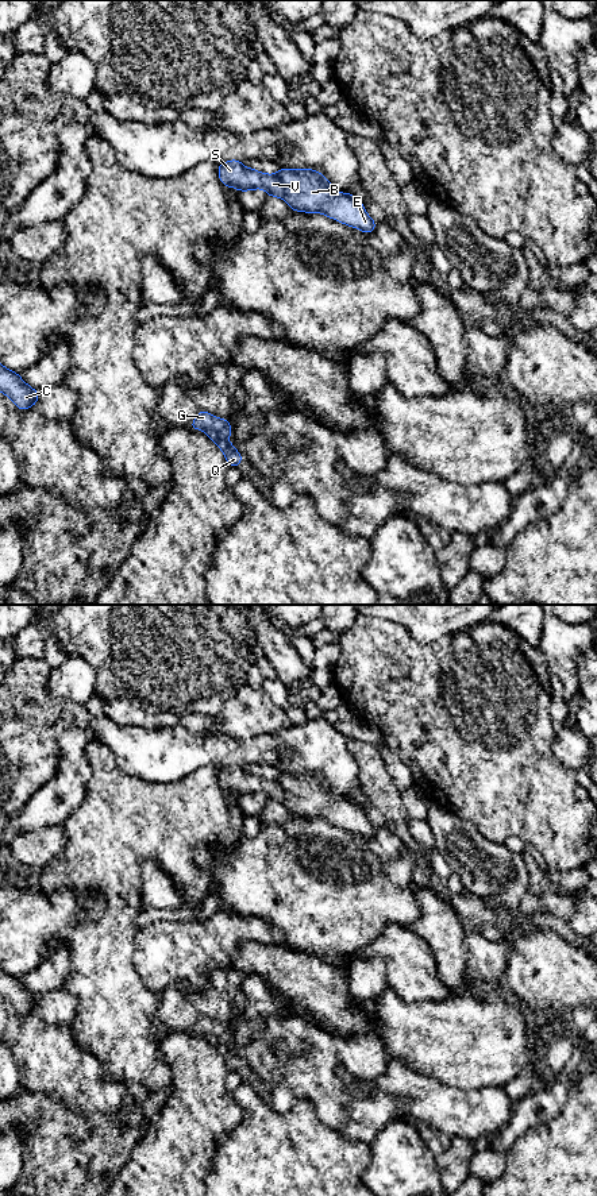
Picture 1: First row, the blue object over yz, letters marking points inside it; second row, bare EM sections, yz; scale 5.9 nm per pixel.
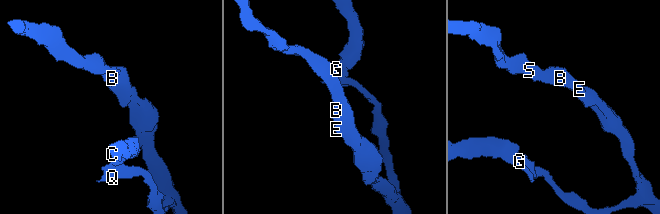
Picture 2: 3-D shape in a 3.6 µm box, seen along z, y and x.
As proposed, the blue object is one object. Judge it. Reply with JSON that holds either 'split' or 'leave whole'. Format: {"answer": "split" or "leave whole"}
{"answer": "split"}

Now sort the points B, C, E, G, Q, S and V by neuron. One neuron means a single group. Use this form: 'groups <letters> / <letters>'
groups B E Q S V / C G

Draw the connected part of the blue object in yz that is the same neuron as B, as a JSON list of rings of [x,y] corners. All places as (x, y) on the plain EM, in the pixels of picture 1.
[[[231,764],[220,767],[217,776],[223,790],[239,796],[262,792],[267,800],[284,803],[290,815],[319,817],[365,838],[375,833],[377,827],[366,818],[363,807],[350,796],[338,798],[326,780],[316,775],[280,772],[277,779],[265,779]]]

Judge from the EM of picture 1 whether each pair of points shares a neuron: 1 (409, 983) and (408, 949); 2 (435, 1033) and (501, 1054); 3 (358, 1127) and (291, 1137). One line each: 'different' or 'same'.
1: same
2: same
3: different

